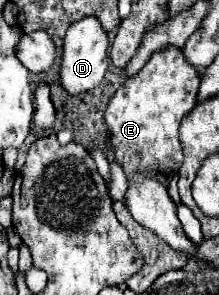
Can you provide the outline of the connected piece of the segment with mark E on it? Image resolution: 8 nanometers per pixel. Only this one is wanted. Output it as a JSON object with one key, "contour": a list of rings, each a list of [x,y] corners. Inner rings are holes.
{"contour":[[[166,47],[164,51],[156,51],[152,59],[114,93],[104,111],[104,121],[116,163],[120,163],[128,177],[154,177],[164,185],[172,181],[184,163],[184,151],[178,139],[180,121],[194,109],[198,85],[200,71],[190,67],[180,49]]]}

